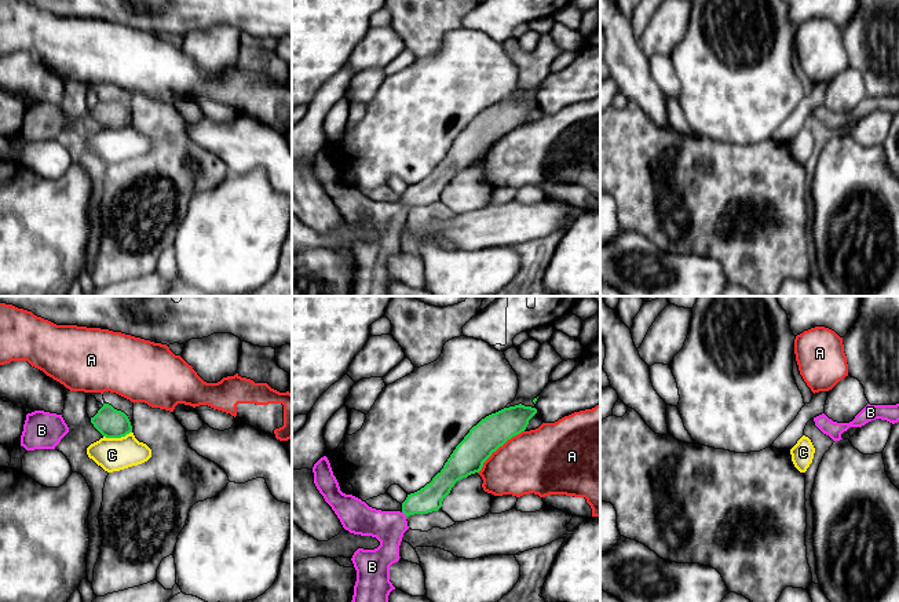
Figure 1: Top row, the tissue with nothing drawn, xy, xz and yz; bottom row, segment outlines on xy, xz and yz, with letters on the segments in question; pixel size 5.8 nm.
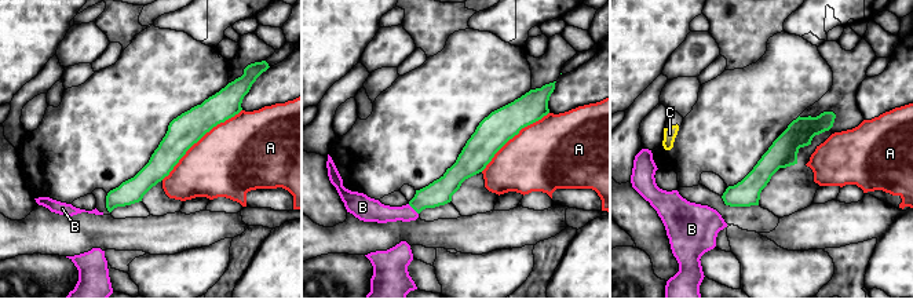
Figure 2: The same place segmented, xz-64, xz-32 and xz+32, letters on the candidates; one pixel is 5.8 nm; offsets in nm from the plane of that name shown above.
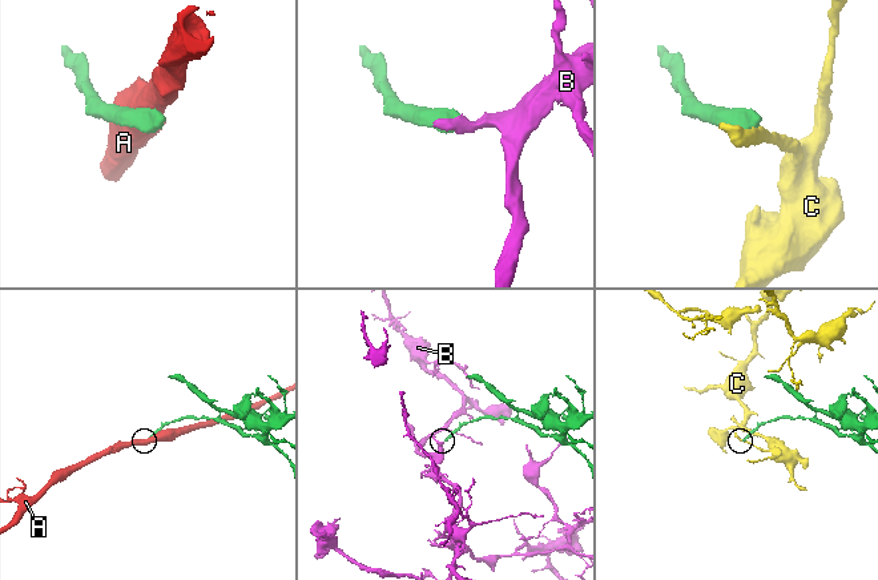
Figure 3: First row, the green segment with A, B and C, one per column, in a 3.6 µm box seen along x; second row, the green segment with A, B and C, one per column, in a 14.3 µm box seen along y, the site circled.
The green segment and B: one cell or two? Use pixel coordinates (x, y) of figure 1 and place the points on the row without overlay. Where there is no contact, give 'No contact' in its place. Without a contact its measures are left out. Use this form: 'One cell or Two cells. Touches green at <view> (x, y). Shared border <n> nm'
One cell. Touches green at xz (405, 205). Shared border 40 nm

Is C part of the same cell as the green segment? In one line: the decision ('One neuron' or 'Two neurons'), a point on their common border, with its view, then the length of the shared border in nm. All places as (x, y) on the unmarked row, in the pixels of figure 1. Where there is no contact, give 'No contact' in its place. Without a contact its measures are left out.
Two neurons. Touches green at xy (117, 128). Shared border 170 nm

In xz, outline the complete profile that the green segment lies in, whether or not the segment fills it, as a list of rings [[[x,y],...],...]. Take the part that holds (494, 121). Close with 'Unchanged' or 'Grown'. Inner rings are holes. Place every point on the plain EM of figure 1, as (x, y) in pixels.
[[[519,95],[482,110],[456,138],[432,172],[408,186],[401,203],[376,201],[361,190],[343,185],[326,147],[314,156],[314,175],[343,219],[380,233],[374,241],[358,240],[351,249],[357,262],[351,296],[390,296],[388,287],[395,281],[390,273],[390,258],[401,249],[399,237],[409,220],[406,209],[438,203],[454,175],[479,164],[493,143],[526,121],[536,105],[536,99]]]. Grown

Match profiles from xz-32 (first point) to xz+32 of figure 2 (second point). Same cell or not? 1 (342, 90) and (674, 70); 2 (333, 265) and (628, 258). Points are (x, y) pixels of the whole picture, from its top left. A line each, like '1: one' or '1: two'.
1: two
2: one

